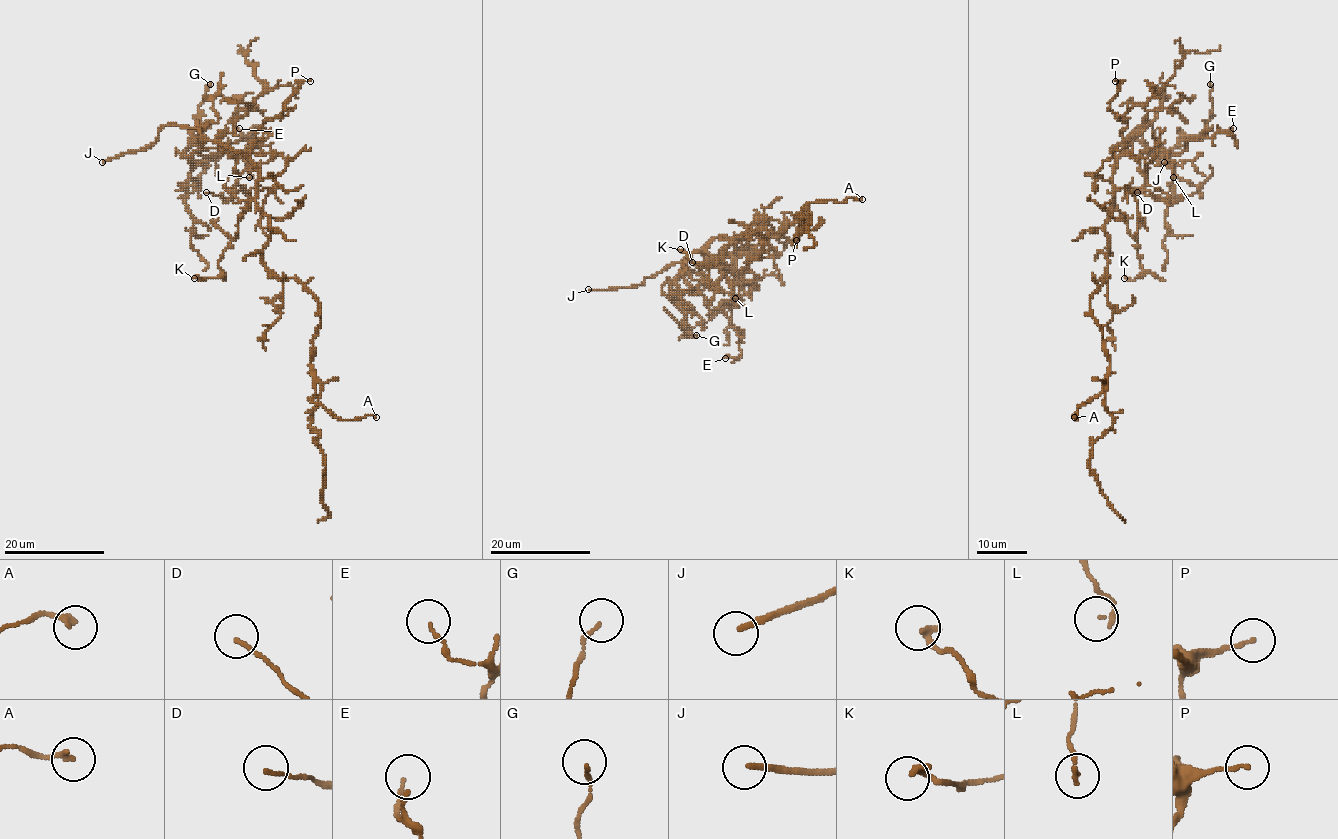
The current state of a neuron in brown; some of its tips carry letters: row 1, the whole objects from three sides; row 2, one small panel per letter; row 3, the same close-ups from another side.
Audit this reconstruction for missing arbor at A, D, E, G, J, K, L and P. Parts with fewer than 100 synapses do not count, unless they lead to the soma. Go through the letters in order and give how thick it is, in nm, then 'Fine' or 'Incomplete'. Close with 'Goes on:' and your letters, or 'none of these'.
A: Thickness 190 nm. Fine
D: Thickness 120 nm. Fine
E: Thickness 100 nm. Fine
G: Thickness 130 nm. Fine
J: Thickness 190 nm. Incomplete
K: Thickness 240 nm. Fine
L: Thickness 150 nm. Fine
P: Thickness 130 nm. Fine
Goes on: J

